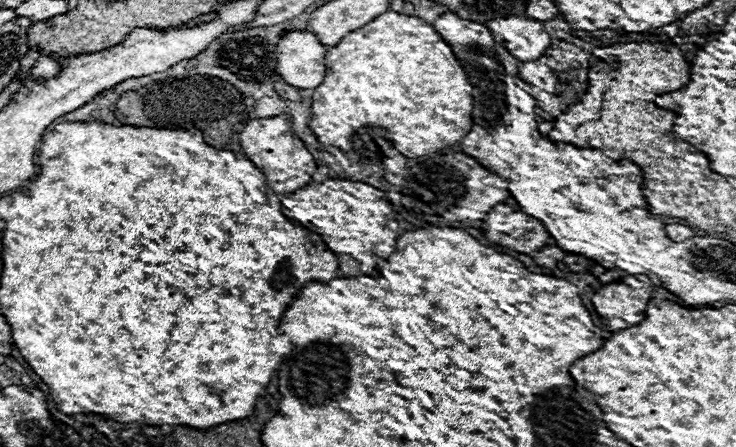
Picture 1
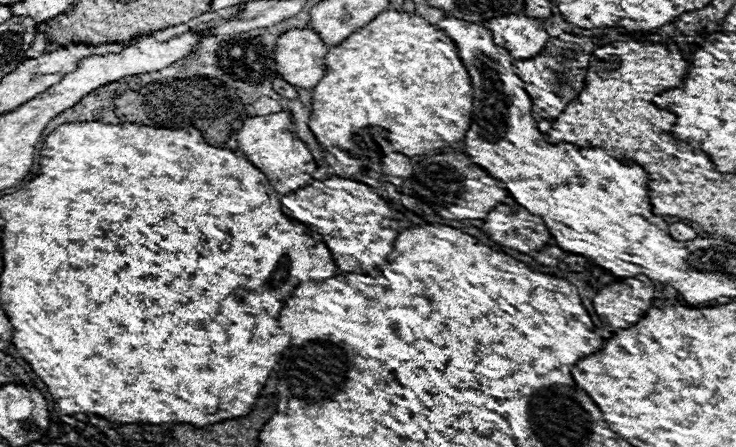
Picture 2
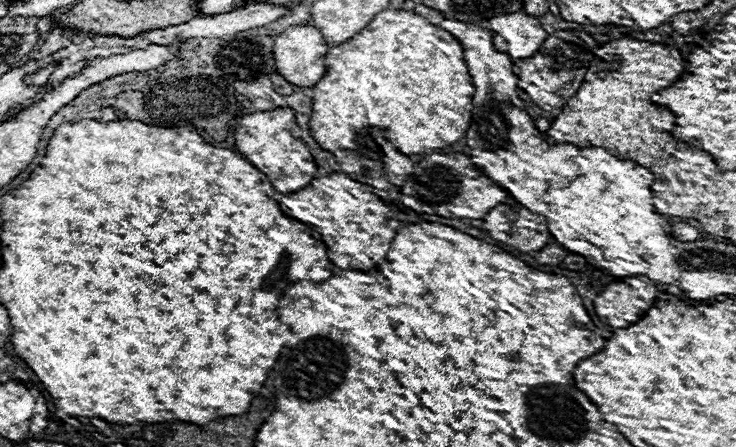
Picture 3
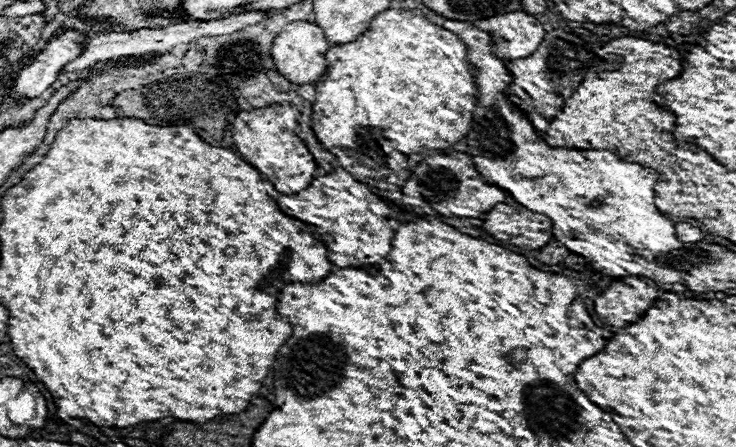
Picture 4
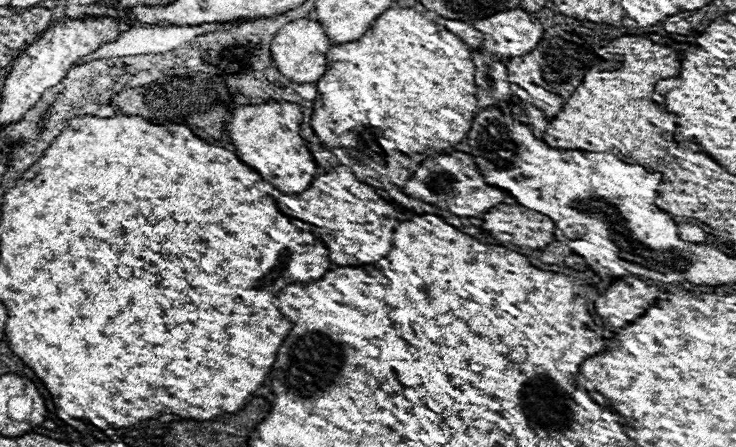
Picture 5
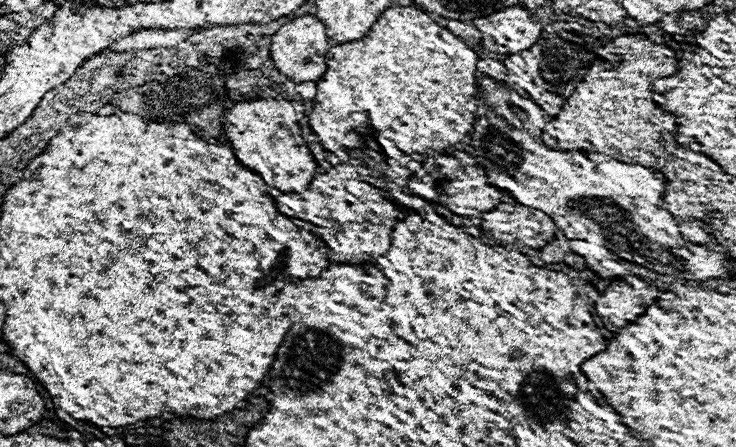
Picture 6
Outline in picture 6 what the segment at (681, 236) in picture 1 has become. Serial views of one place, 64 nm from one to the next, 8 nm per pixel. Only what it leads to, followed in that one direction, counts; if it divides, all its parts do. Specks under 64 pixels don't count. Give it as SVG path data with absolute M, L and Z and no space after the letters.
M682 222L682 224L680 224L680 232L682 232L684 240L696 242L696 244L704 244L704 242L710 238L708 232L704 232L700 226L694 226L694 224L690 222Z

